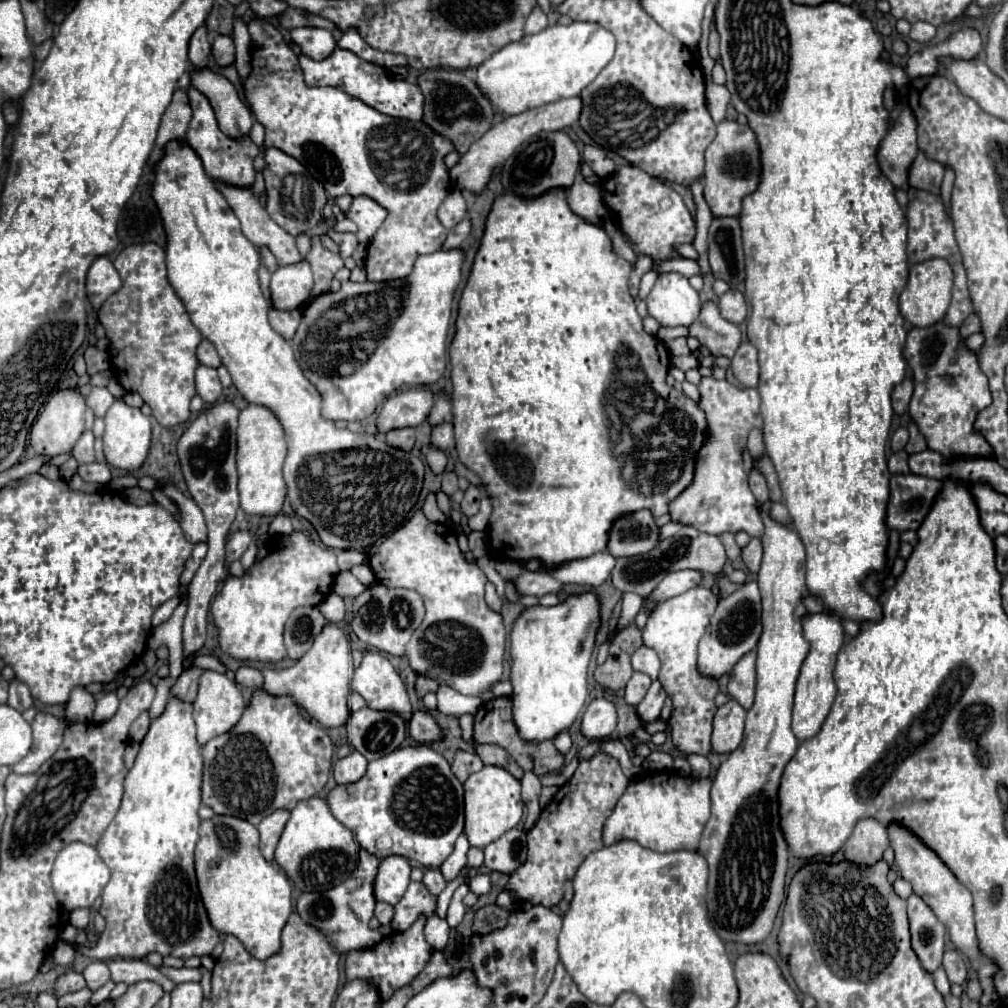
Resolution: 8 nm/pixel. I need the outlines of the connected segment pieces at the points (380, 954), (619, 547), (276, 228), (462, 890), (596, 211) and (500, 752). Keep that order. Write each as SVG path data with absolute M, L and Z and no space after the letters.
M418 917L418 921L414 921L414 925L410 929L406 929L404 933L392 933L386 935L380 943L376 943L372 949L362 949L362 951L350 951L344 963L344 971L346 971L346 979L354 981L354 979L366 979L372 981L378 989L380 1001L390 999L398 989L402 989L404 985L412 983L416 979L416 975L430 963L432 959L432 945L426 943L424 937L424 925L426 925L426 917Z
M638 511L632 515L620 517L610 529L608 553L614 557L632 557L640 553L648 553L658 545L658 525L650 511Z
M218 183L218 189L224 193L228 205L238 215L242 233L258 247L268 245L278 259L278 265L294 265L304 259L296 249L294 237L270 219L270 215L250 189L238 189L224 183Z
M462 883L456 891L454 891L454 897L452 897L452 901L450 901L450 907L448 907L448 915L446 915L446 921L452 925L452 927L456 927L460 921L462 921L462 917L464 917L464 903L462 903L462 899L466 897L466 893L470 891L470 887L468 887L468 883Z
M578 173L574 185L568 189L566 201L568 201L570 209L588 223L604 225L604 221L608 219L608 209L606 209L606 205L602 201L600 189L586 183L580 173Z
M474 743L474 747L476 747L476 753L480 755L480 759L482 759L484 765L502 767L508 773L512 773L516 779L522 779L524 771L516 765L516 761L504 749L500 749L498 745L476 745L476 743Z

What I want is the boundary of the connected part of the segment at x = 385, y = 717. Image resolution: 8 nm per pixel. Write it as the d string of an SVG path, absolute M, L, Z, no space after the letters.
M362 707L350 715L346 729L348 743L368 761L392 753L406 739L406 723L394 711Z

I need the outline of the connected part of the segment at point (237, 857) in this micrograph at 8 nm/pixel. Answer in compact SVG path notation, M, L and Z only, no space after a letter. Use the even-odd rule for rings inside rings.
M214 815L200 823L200 841L196 845L196 875L198 887L202 887L202 903L208 911L210 923L220 933L230 933L242 941L242 945L258 959L268 959L280 951L280 933L292 913L292 885L284 871L276 863L268 863L258 849L258 829L232 815Z

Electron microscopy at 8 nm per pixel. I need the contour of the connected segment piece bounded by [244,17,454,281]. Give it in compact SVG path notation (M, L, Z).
M252 19L248 23L252 35L252 75L244 81L244 95L252 107L256 119L266 129L266 147L278 147L284 153L298 159L316 179L322 179L330 197L338 195L366 195L382 205L388 215L372 241L368 243L366 257L366 275L370 281L392 281L410 275L414 261L422 253L434 253L442 249L442 243L448 235L448 229L438 221L436 211L446 199L446 193L452 189L448 167L444 157L454 151L452 141L434 133L424 121L404 121L382 115L370 105L362 103L356 97L346 95L336 87L308 87L304 83L302 69L296 55L282 41L282 35L264 19Z

